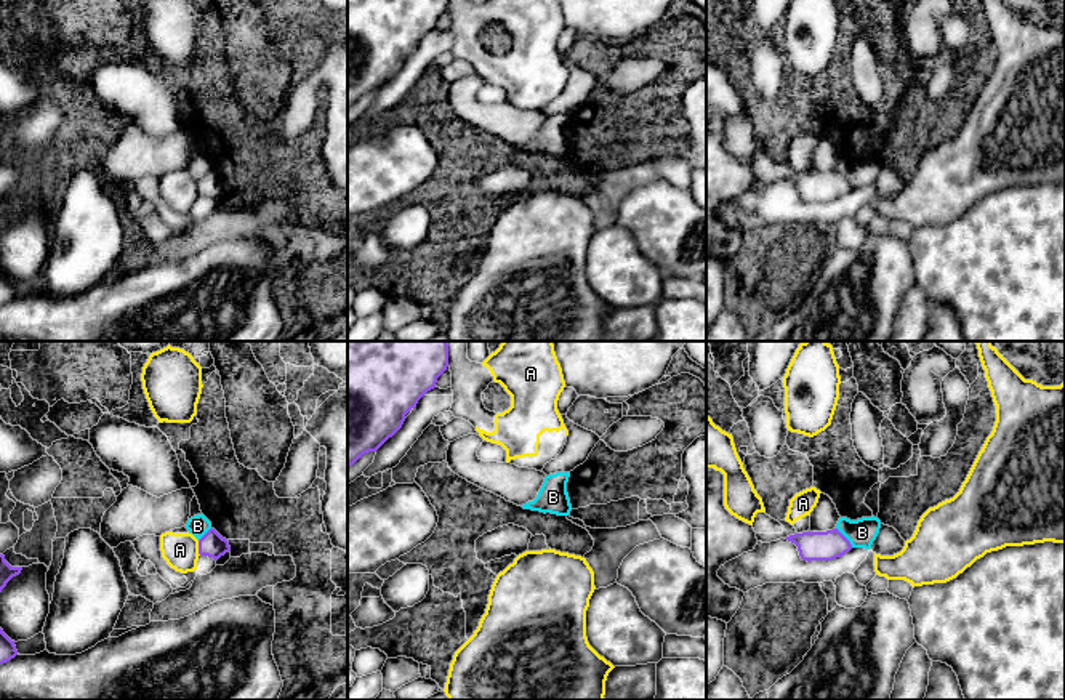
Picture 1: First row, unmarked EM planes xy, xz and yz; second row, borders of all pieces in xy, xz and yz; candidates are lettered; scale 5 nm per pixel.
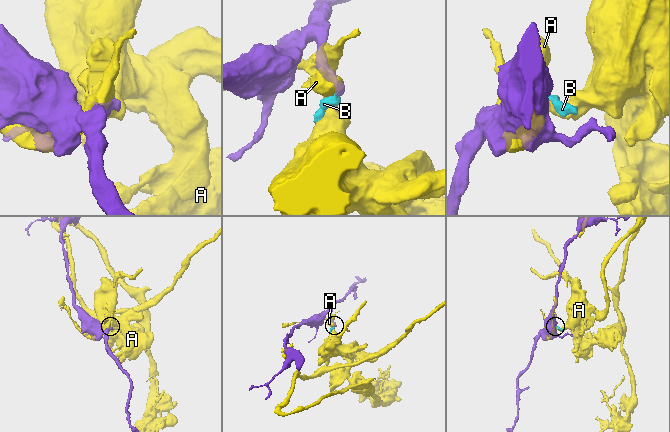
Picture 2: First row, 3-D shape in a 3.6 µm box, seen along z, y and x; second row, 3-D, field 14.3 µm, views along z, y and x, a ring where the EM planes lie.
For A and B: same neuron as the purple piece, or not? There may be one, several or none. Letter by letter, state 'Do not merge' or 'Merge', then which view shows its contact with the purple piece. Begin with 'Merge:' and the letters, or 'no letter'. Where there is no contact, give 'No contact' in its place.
Merge: no letter
A: Do not merge. Touches purple in xy
B: Do not merge. Touches purple in yz

